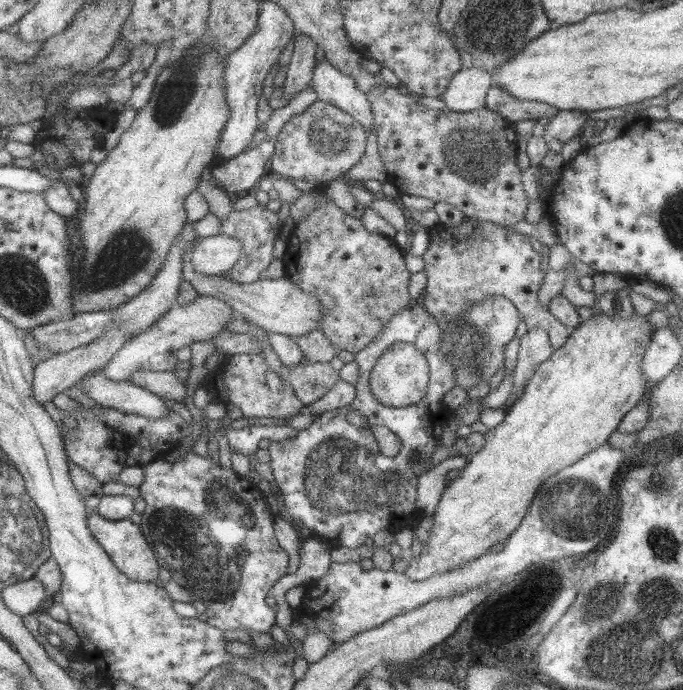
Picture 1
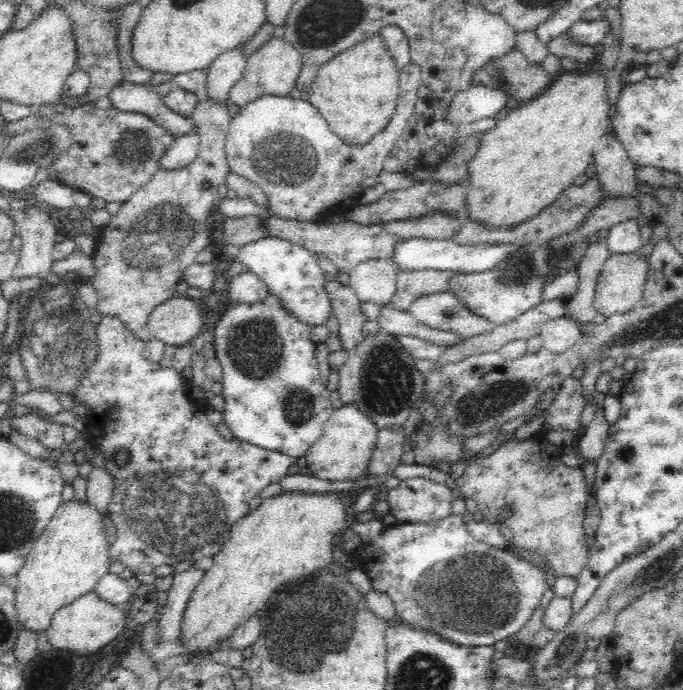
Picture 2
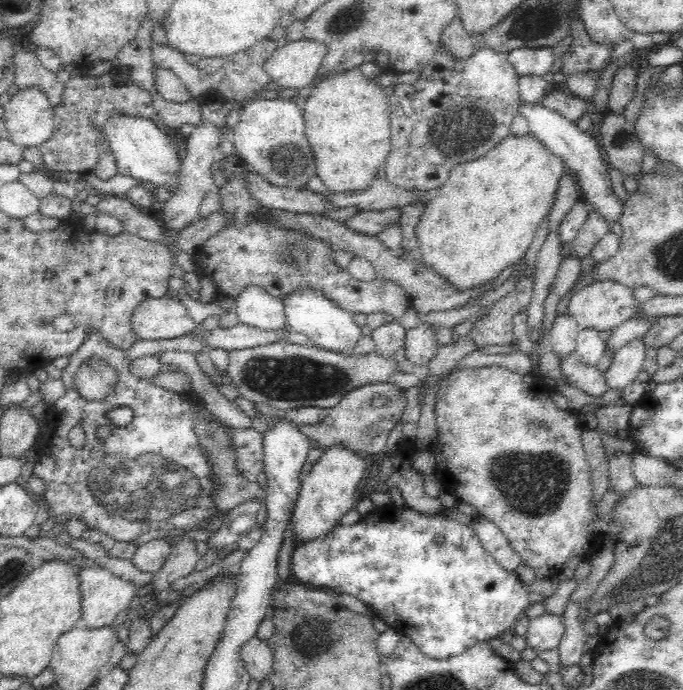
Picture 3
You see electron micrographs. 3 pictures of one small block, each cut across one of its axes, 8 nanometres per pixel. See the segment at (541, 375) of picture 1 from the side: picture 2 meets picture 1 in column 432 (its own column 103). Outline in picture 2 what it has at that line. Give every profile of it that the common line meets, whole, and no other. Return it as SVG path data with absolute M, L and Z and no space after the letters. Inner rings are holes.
M74 497L59 505L48 526L38 536L24 566L17 572L15 607L21 626L36 633L46 630L60 606L95 590L98 580L108 573L111 562L104 526L106 516L96 511L88 498L81 502Z

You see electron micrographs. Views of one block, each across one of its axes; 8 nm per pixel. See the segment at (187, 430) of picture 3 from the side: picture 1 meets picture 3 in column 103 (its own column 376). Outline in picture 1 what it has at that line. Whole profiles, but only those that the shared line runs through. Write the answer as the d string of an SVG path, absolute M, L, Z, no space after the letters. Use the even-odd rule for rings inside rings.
M420 303L399 309L381 333L354 355L355 364L359 367L354 385L355 398L348 405L316 415L313 422L299 428L296 438L269 443L268 463L273 483L280 489L285 503L285 512L294 522L299 520L311 535L335 540L335 544L345 548L357 548L379 529L395 533L402 528L412 528L422 518L421 512L416 510L417 477L432 466L428 460L438 446L439 434L447 427L441 424L441 420L449 421L453 417L453 412L442 402L443 395L455 384L453 368L438 352L441 335L444 334L440 326ZM399 341L412 344L423 354L429 376L427 390L421 400L395 409L383 406L373 396L368 374L385 348ZM354 409L364 416L368 426L383 425L398 436L401 444L395 456L387 457L379 452L369 428L349 424L345 415ZM437 424L441 430L435 430ZM411 452L415 452L419 460L409 461L407 458L411 458Z

